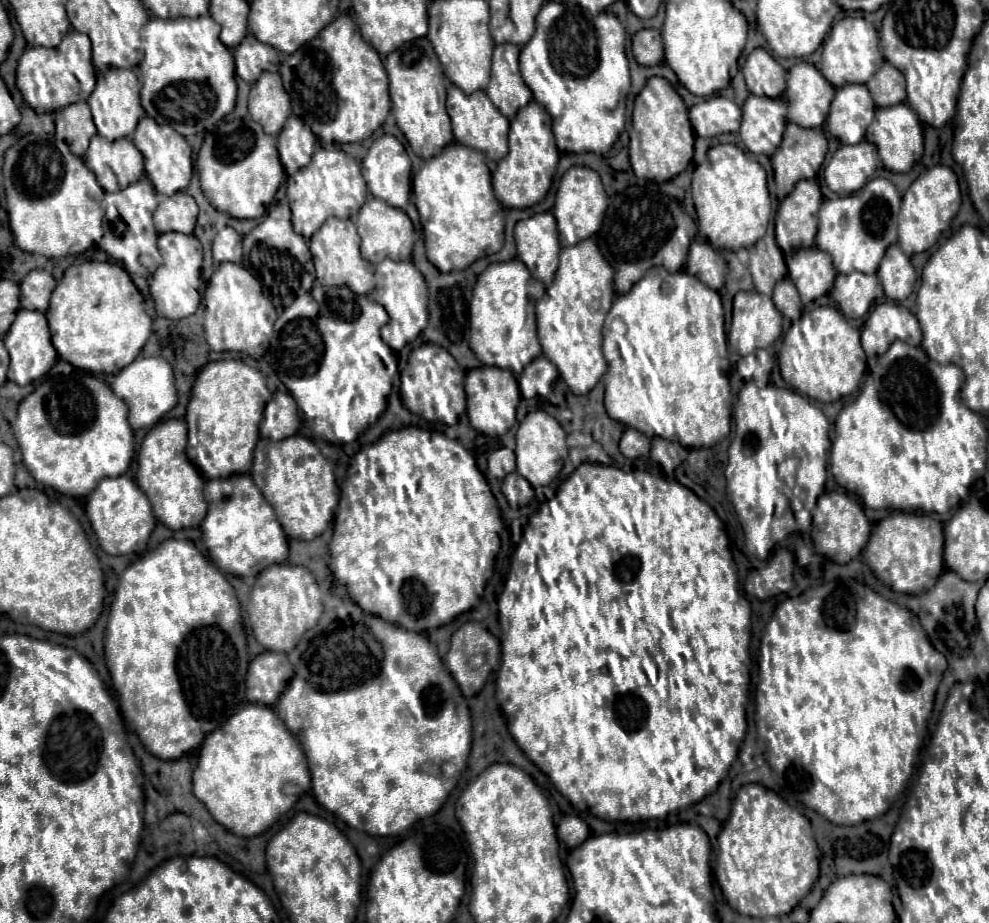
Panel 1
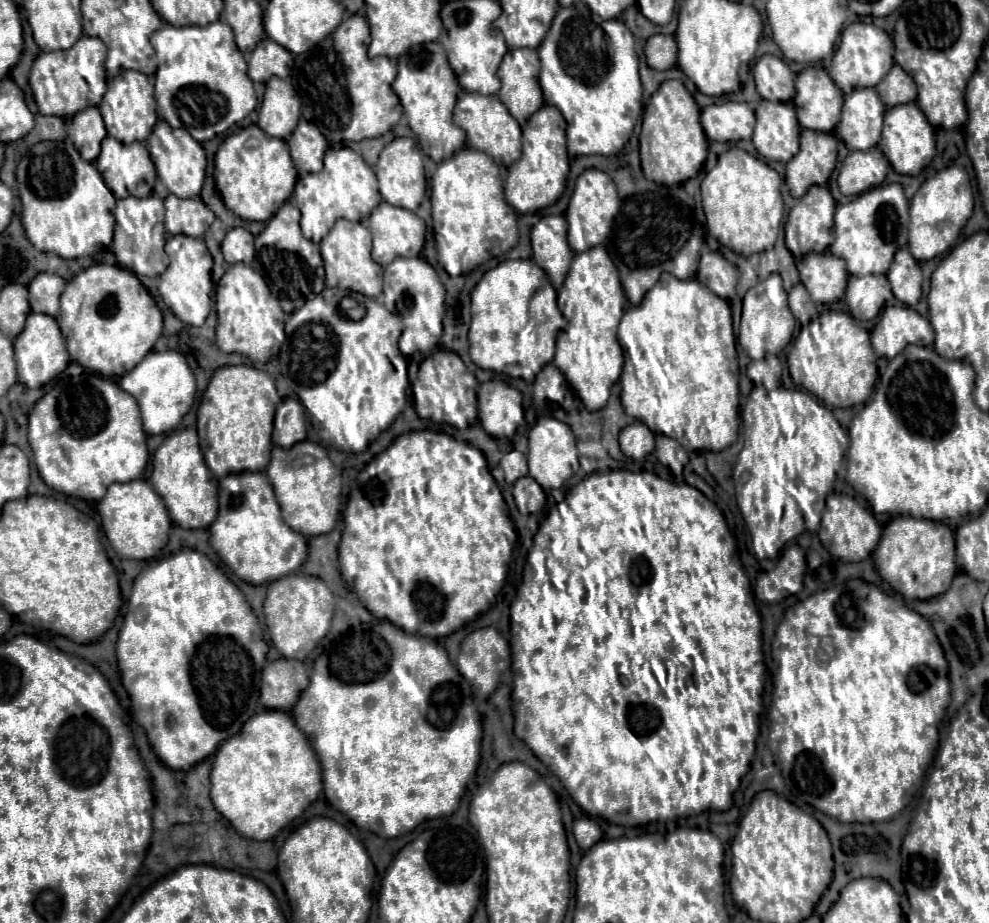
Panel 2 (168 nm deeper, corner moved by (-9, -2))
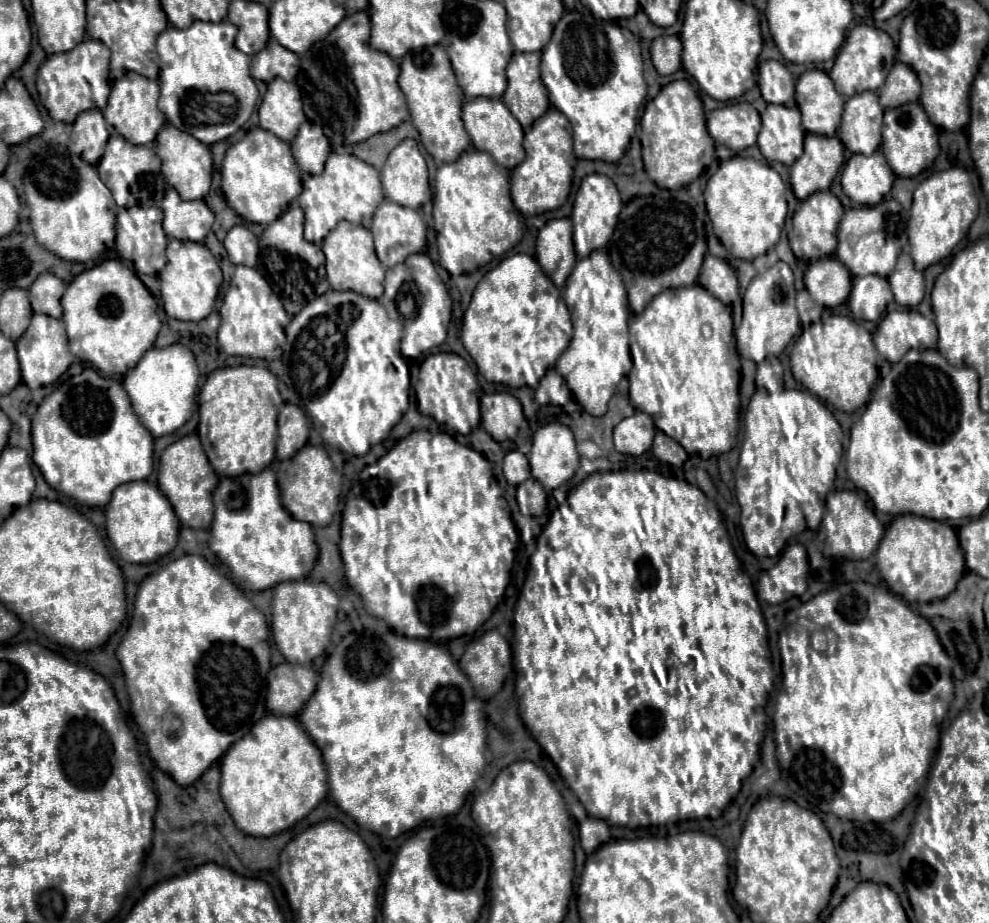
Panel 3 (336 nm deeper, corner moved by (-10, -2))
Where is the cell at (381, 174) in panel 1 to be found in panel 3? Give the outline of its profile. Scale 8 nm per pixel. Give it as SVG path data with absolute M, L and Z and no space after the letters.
M403 139L381 169L385 197L409 209L419 209L429 195L427 163L415 139Z

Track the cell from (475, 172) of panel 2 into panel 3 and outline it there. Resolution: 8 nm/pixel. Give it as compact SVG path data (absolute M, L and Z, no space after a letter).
M469 149L465 151L457 161L441 165L435 177L435 199L433 199L433 219L435 219L435 231L437 231L437 247L439 247L439 263L445 267L451 275L469 273L485 263L489 263L493 257L499 257L513 249L523 231L517 217L517 209L511 201L509 193L509 171L503 169L493 161L489 153Z

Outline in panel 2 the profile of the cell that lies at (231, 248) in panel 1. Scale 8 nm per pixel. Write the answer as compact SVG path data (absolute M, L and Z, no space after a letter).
M234 227L222 241L222 253L228 263L250 265L254 259L254 237L246 229Z

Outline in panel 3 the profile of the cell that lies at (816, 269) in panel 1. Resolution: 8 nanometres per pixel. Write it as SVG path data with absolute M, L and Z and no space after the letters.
M837 257L817 259L805 271L805 287L821 307L837 307L851 293L851 273Z

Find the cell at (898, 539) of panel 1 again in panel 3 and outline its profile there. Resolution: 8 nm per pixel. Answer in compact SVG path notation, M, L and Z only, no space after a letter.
M901 515L887 527L876 551L877 567L893 593L909 603L943 599L955 591L965 573L965 557L957 539L957 531L943 521L927 521L925 517Z

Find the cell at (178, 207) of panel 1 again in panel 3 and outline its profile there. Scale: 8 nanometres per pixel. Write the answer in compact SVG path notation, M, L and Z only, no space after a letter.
M169 189L161 209L165 215L163 229L167 237L193 243L205 241L213 225L213 211L205 205L205 201L183 201L175 189Z

